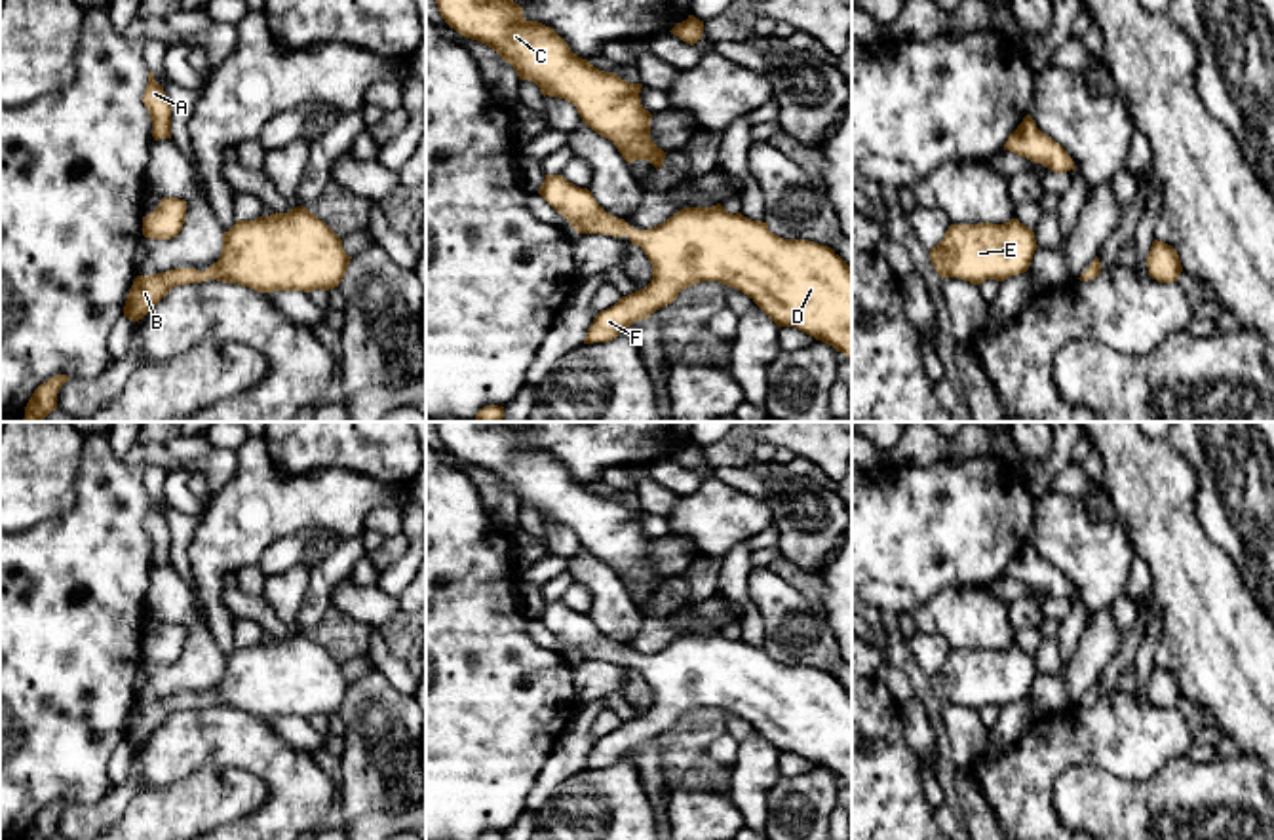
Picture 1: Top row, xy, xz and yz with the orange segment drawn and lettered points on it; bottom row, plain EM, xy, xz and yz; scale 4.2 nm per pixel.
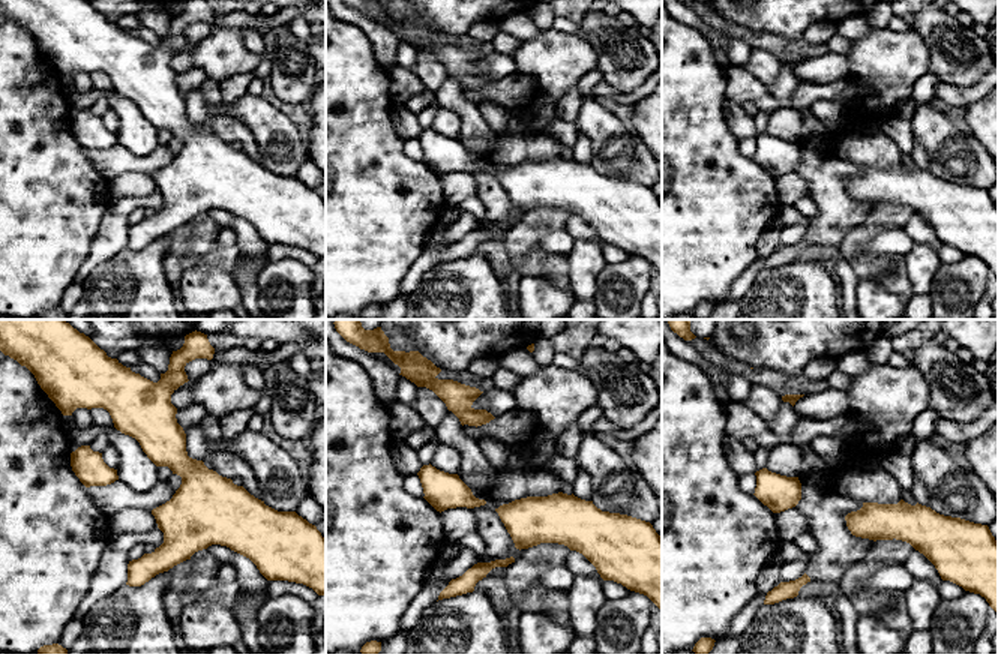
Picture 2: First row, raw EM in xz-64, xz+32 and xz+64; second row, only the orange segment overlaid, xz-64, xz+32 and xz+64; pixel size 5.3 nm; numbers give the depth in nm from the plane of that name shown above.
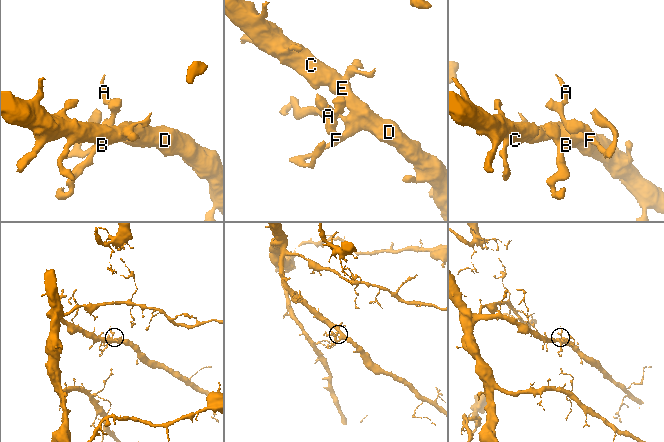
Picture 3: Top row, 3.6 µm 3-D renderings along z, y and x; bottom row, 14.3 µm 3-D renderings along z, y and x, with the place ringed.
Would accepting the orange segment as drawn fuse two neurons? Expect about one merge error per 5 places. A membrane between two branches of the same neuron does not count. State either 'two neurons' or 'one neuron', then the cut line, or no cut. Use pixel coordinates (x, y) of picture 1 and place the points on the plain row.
one neuron; cut none

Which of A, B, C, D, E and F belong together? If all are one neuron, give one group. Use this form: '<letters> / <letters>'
A B C D E F

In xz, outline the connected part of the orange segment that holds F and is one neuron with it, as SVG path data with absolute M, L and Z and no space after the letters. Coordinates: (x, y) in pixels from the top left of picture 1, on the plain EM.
M546 601L538 620L578 659L627 661L652 690L650 709L599 737L584 770L608 768L631 749L648 745L677 726L683 715L700 707L719 707L747 720L778 753L795 753L852 785L852 697L831 673L808 665L783 665L772 659L766 648L742 639L732 640L721 629L685 633L654 654L637 656L607 639L588 614L569 608L563 601Z

